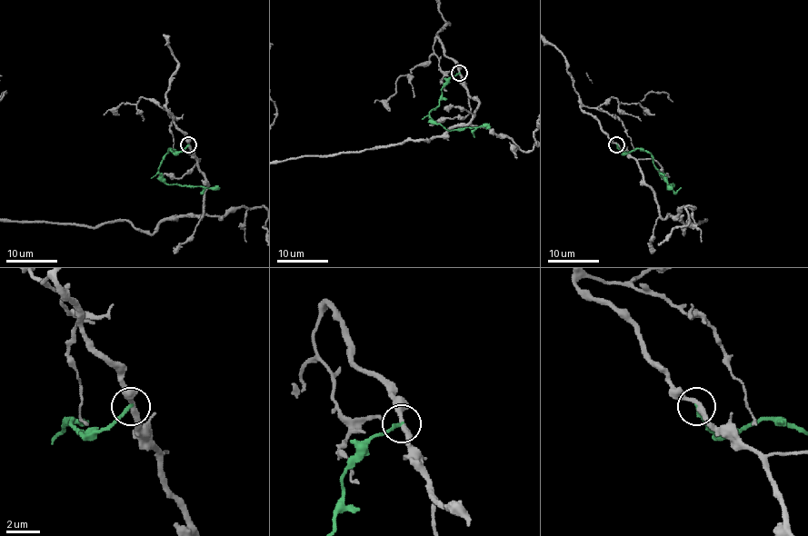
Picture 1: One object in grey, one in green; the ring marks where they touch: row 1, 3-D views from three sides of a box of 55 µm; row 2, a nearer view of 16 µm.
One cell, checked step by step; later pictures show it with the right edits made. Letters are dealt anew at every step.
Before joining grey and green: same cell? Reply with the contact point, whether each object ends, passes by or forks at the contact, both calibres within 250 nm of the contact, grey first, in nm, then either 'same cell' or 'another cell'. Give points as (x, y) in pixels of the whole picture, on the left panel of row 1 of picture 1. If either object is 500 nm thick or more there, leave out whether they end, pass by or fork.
at (188, 144); grey passes by; green ends there; 280 nm thick on the grey side, 200 nm on the other; another cell

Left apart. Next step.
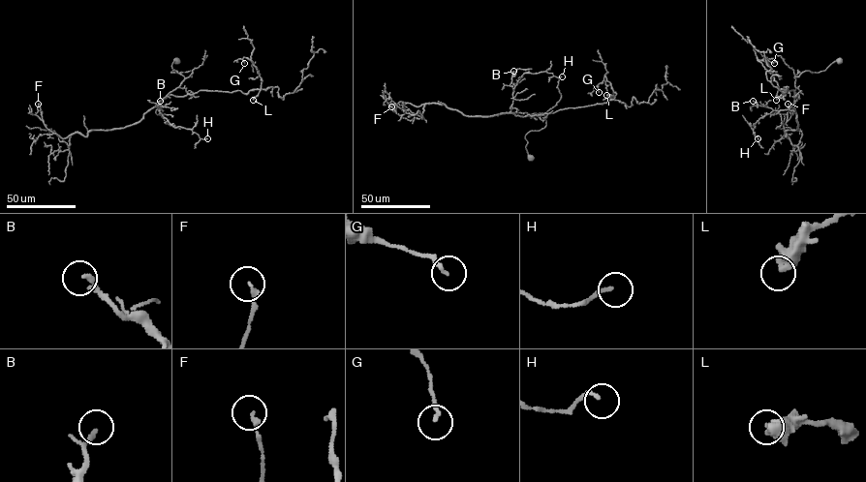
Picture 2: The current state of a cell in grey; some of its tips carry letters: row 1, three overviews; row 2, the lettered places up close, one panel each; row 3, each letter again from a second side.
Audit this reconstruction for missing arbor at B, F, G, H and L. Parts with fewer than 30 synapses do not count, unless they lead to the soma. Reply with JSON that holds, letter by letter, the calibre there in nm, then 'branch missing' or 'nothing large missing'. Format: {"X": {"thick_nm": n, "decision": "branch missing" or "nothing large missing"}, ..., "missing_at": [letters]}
{"B": {"thick_nm": 130, "decision": "nothing large missing"}, "F": {"thick_nm": 200, "decision": "nothing large missing"}, "G": {"thick_nm": 180, "decision": "nothing large missing"}, "H": {"thick_nm": 140, "decision": "nothing large missing"}, "L": {"thick_nm": 550, "decision": "nothing large missing"}, "missing_at": []}

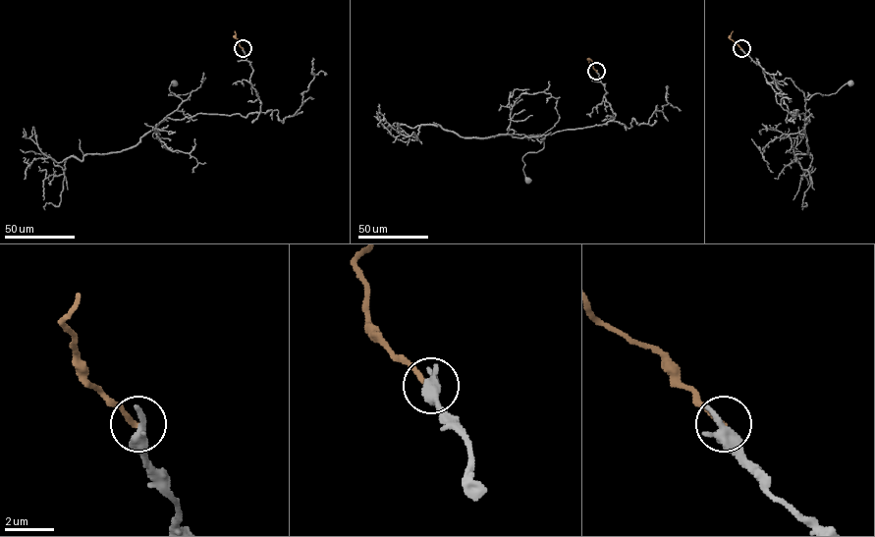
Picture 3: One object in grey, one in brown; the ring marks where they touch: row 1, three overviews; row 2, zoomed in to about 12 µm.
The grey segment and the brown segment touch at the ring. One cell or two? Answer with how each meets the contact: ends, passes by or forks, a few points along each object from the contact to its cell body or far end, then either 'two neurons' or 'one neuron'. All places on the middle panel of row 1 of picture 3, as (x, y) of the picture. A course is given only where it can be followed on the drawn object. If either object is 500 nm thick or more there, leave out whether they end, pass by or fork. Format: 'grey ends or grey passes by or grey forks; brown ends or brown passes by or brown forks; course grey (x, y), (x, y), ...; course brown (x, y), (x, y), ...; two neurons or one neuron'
course grey (597, 71), (614, 118), (602, 125), (551, 134), (512, 135), (543, 138), (541, 149), (522, 158), (527, 180); course brown (597, 71), (590, 59), (588, 62); two neurons

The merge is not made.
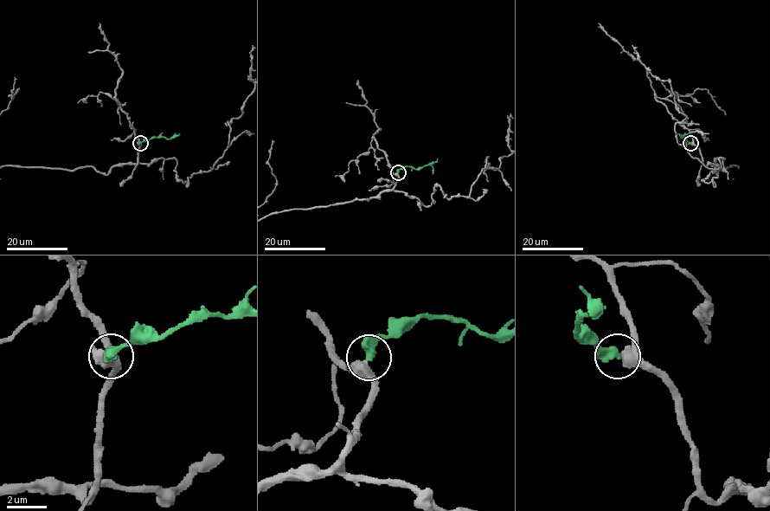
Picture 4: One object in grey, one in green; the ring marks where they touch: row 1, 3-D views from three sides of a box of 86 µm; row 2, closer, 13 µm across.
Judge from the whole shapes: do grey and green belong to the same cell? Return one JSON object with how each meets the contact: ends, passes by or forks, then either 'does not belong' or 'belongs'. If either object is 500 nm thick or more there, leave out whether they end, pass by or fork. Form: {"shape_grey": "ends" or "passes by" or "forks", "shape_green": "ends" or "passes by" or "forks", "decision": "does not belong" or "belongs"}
{"shape_grey": "passes by", "shape_green": "ends", "decision": "belongs"}

